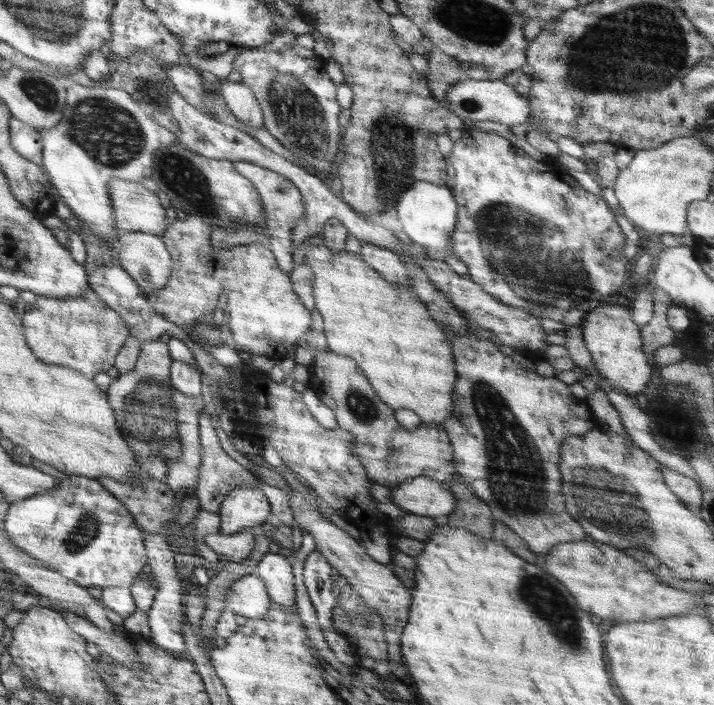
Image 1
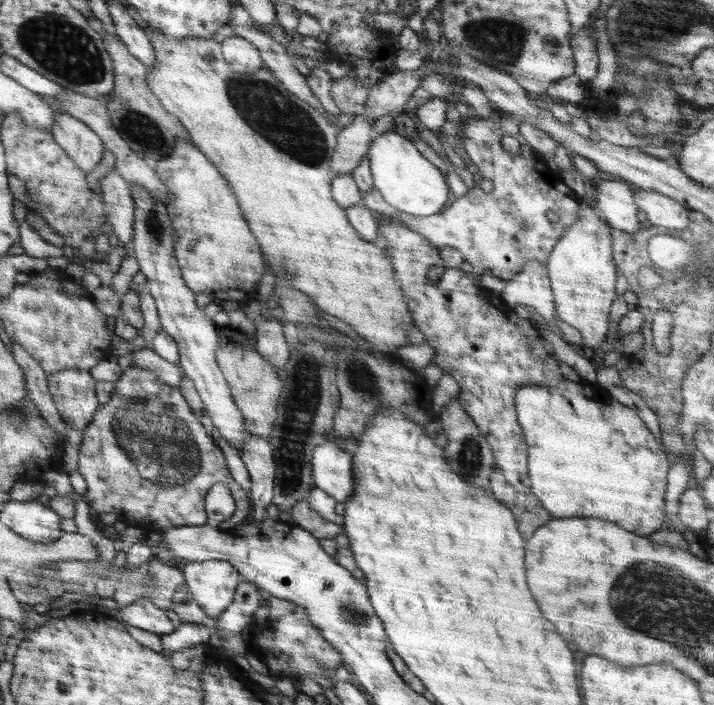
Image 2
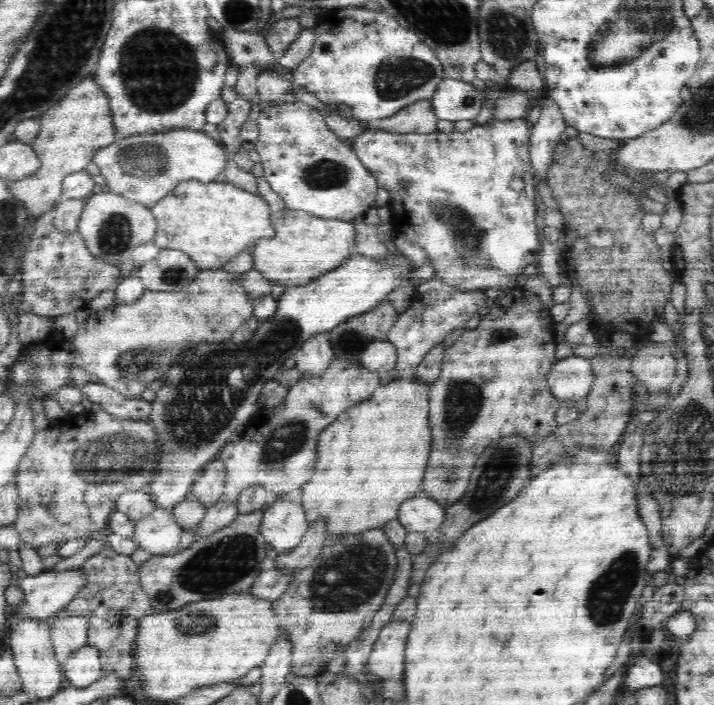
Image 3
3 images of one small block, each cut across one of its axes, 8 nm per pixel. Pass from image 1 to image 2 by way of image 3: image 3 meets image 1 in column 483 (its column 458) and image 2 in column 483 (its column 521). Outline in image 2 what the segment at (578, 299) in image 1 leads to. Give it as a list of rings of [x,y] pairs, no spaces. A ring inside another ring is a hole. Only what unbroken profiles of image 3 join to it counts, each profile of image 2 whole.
[[[470,114],[460,124],[462,154],[467,162],[476,164],[476,179],[492,181],[492,192],[484,192],[476,183],[466,194],[456,197],[442,213],[423,217],[409,215],[386,203],[376,187],[364,193],[362,202],[372,212],[394,216],[397,222],[424,236],[438,249],[452,246],[462,251],[463,260],[471,264],[480,276],[490,272],[508,282],[523,270],[528,260],[536,260],[545,267],[564,230],[580,218],[580,197],[564,183],[563,174],[520,136],[519,123],[507,114],[498,120],[486,120]],[[506,136],[516,137],[519,141],[520,152],[516,156],[503,150],[501,139]],[[549,210],[559,214],[559,221],[548,219]],[[522,225],[528,227],[526,232],[520,230]]]

